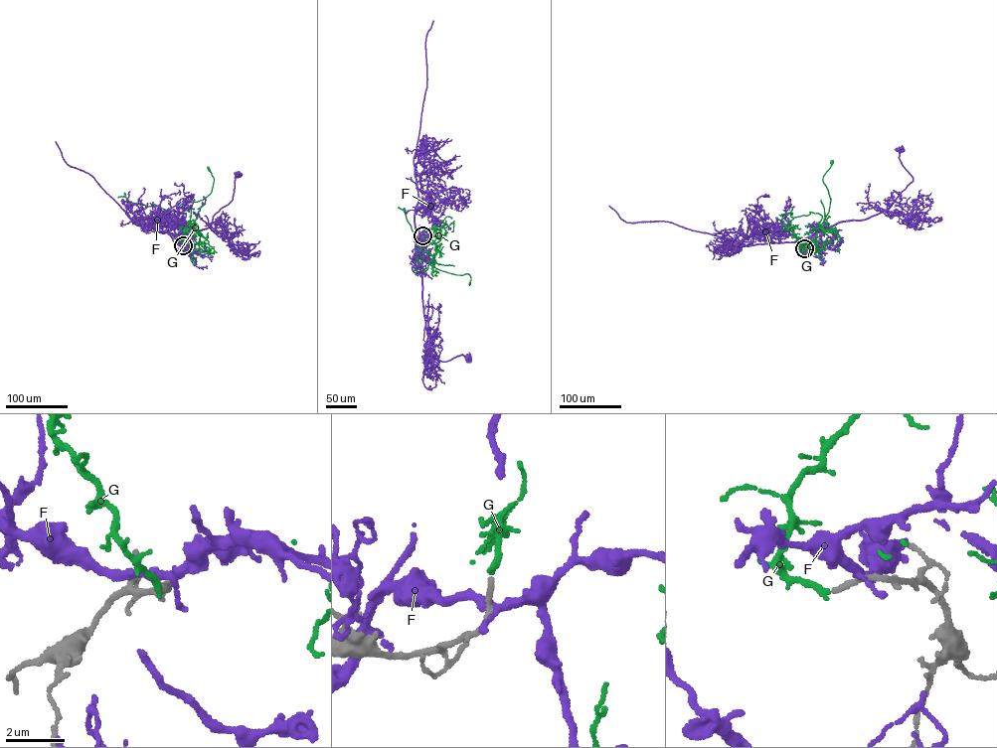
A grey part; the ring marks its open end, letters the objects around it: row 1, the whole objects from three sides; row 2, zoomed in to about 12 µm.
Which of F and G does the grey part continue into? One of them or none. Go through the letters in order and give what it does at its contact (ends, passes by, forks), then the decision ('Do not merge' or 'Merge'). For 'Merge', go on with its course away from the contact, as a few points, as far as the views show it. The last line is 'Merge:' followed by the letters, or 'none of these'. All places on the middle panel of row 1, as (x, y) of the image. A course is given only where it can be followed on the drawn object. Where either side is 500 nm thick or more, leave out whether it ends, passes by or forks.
F: It forks there. Do not merge
G: It ends there. Merge. Its course: (421, 235), (418, 246), (425, 261), (447, 272), (468, 273), (469, 283)
Merge: G

